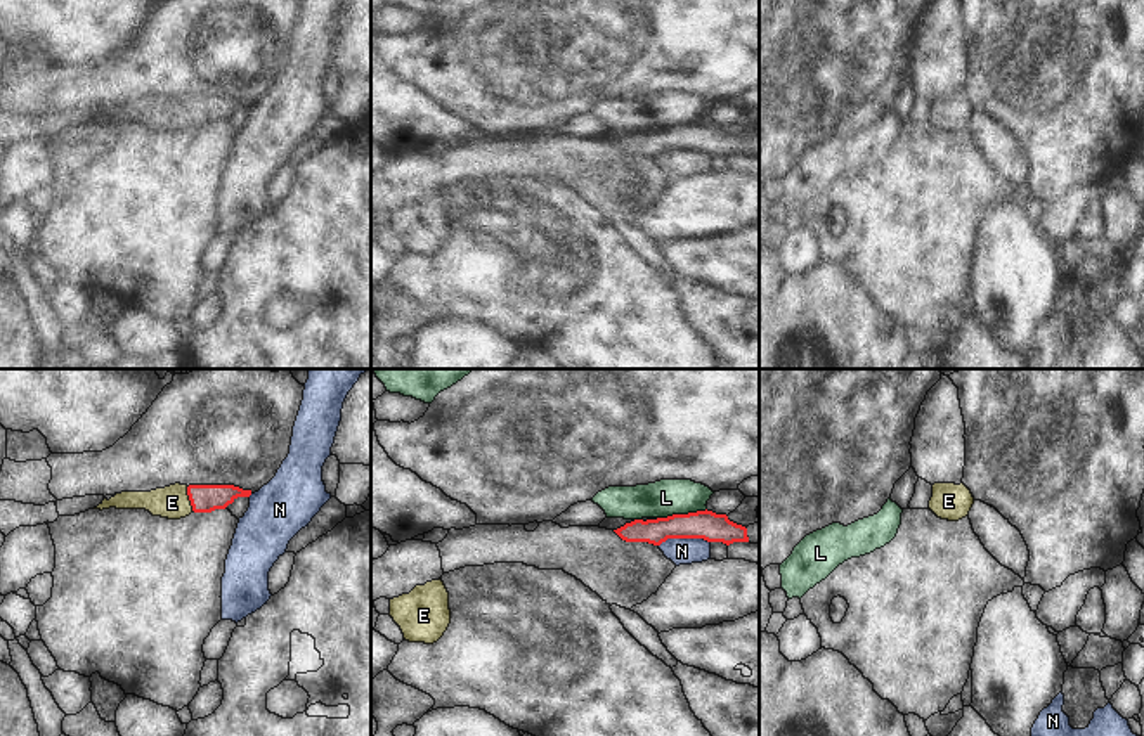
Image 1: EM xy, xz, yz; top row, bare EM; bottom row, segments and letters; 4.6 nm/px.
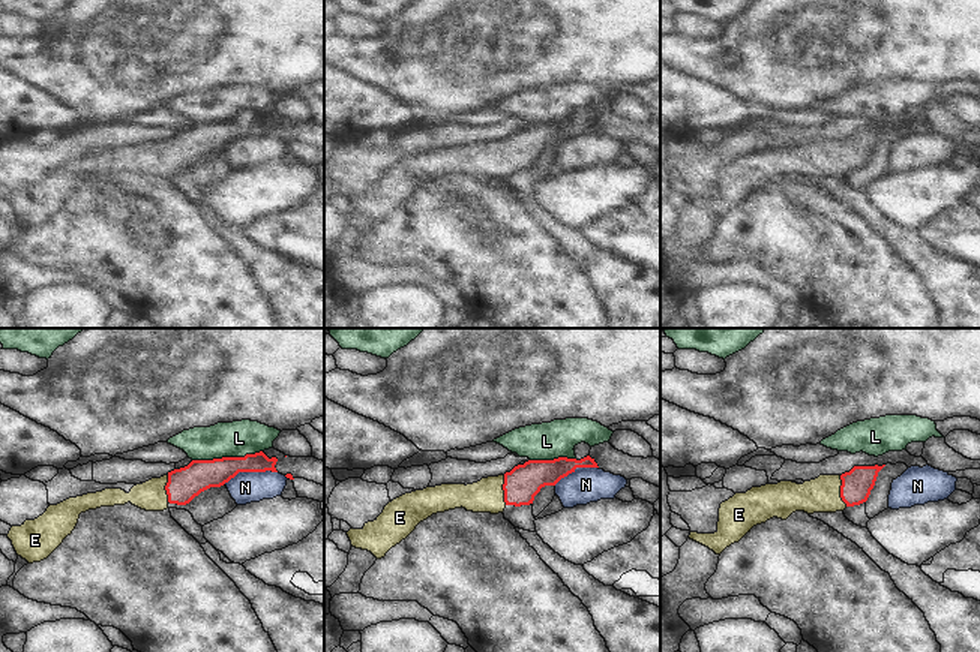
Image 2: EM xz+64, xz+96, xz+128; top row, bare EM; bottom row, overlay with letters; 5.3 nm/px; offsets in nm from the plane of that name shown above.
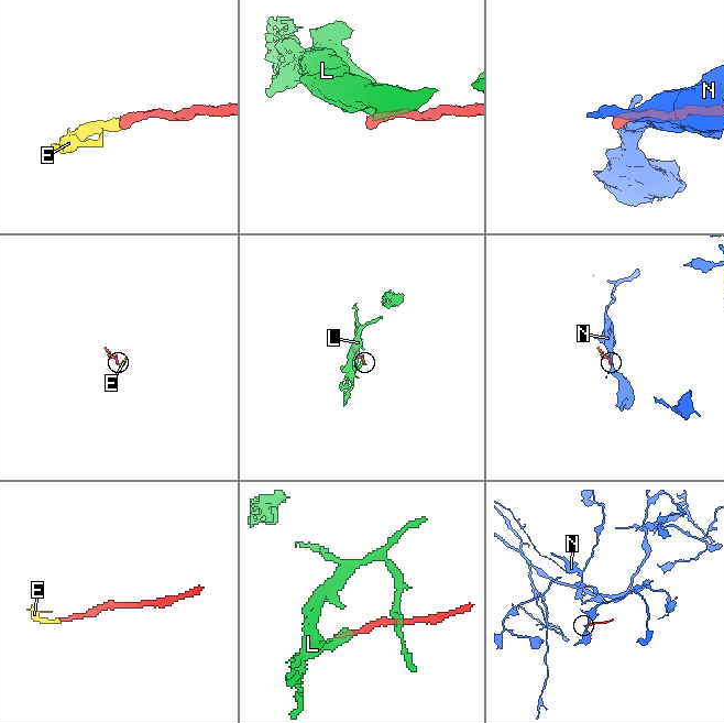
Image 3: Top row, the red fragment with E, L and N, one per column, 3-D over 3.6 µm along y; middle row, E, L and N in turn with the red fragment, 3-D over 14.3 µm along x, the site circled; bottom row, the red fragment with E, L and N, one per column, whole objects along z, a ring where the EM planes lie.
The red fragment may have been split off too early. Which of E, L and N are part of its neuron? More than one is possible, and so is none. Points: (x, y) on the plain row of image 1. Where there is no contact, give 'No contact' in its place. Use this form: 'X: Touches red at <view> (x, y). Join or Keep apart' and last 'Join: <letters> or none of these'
E: Touches red at xy (189, 111). Join
L: Touches red at xz (682, 127). Keep apart
N: Touches red at xz (683, 149). Keep apart
Join: E.

